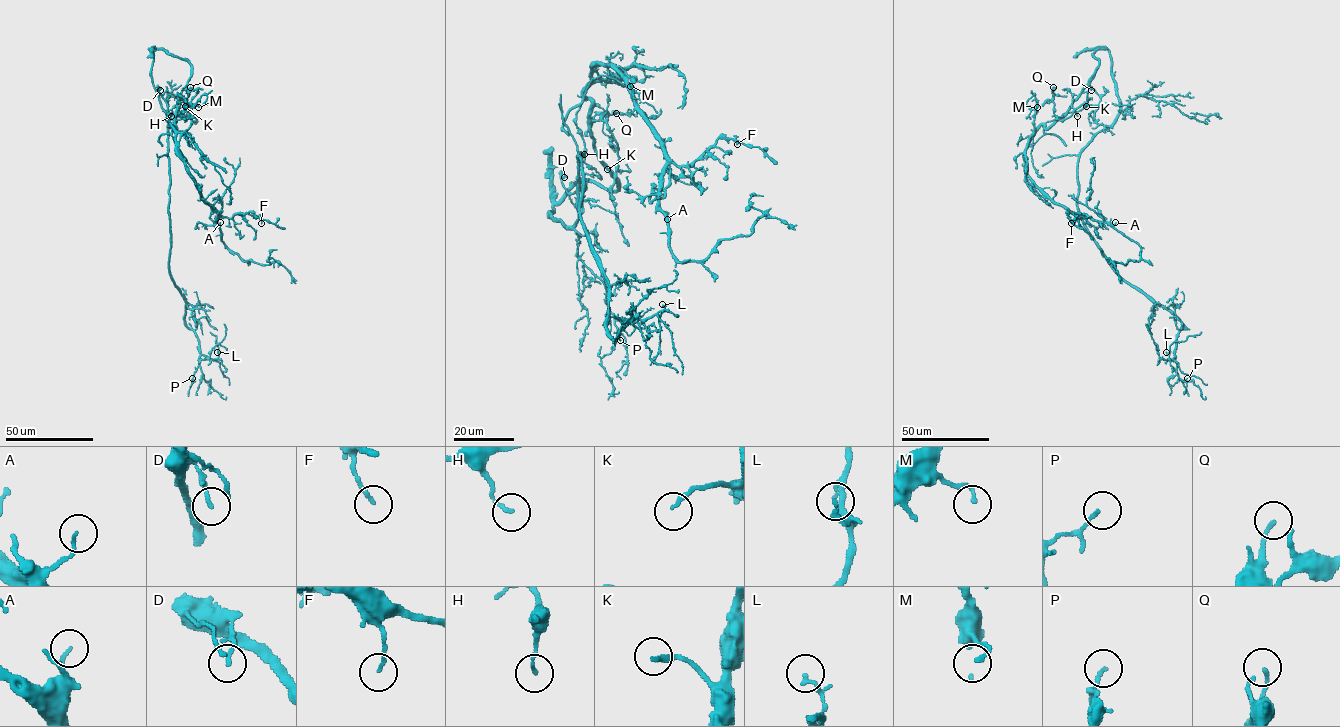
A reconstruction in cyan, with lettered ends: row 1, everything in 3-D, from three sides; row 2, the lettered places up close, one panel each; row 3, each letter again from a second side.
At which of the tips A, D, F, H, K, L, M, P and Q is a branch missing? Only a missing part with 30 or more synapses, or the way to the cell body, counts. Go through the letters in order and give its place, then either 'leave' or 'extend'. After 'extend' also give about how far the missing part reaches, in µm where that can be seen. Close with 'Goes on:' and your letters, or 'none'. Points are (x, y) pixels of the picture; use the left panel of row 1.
A: place (220, 222); leave
D: place (160, 90); leave
F: place (261, 223); leave
H: place (171, 116); leave
K: place (185, 106); leave
L: place (217, 352); leave
M: place (198, 107); leave
P: place (192, 378); leave
Q: place (190, 87); leave
Goes on: none

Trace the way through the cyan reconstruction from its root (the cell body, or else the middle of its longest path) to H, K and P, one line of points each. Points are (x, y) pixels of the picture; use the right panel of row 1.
H: (1110, 54), (1107, 49), (1093, 53), (1099, 61), (1094, 76), (1067, 112), (1045, 128), (1068, 113), (1077, 116)
K: (1110, 54), (1107, 49), (1093, 53), (1099, 61), (1094, 76), (1057, 119), (1069, 117), (1083, 104), (1086, 106)
P: (1110, 54), (1119, 110), (1081, 153), (1078, 214), (1114, 270), (1186, 328), (1176, 339), (1175, 371), (1187, 378)

